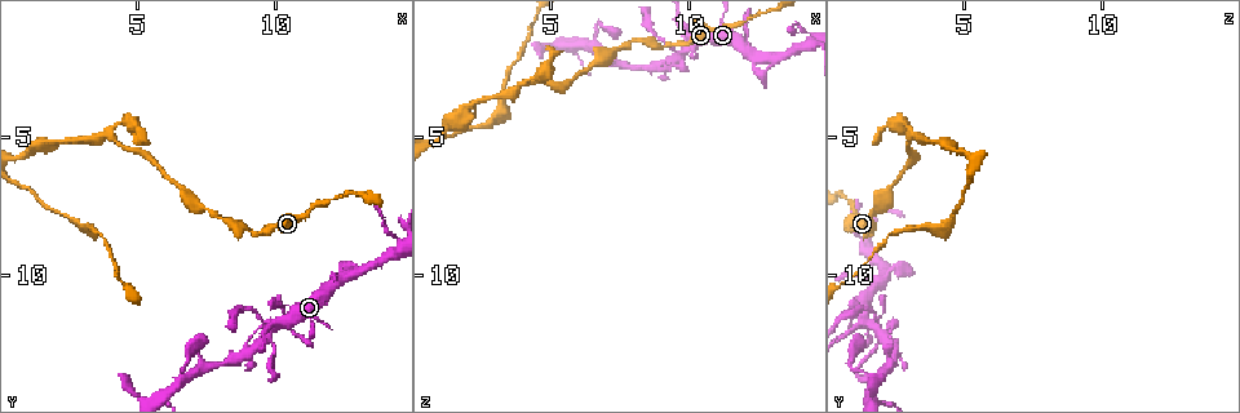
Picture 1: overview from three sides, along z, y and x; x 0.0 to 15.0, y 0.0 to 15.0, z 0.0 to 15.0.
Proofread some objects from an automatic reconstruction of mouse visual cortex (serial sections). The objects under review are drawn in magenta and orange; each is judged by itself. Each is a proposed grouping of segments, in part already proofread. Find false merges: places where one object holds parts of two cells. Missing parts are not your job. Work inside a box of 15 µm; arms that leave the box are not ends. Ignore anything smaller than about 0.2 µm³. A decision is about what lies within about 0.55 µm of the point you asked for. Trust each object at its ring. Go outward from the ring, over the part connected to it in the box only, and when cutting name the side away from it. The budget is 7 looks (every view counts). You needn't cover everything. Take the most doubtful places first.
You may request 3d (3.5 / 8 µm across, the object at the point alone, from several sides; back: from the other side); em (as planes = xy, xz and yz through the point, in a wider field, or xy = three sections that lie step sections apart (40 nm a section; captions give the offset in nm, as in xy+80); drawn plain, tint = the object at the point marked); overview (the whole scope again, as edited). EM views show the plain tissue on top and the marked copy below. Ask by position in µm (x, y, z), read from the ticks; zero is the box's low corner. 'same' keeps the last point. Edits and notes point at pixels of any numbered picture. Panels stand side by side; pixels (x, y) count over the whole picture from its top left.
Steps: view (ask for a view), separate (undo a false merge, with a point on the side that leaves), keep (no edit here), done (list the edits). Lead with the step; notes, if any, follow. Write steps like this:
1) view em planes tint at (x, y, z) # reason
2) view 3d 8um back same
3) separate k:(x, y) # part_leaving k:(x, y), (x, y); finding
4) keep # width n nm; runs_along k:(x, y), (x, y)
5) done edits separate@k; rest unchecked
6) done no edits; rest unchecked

view 3d 3.5um at (4.0, 5.0, 3.0) # branch point

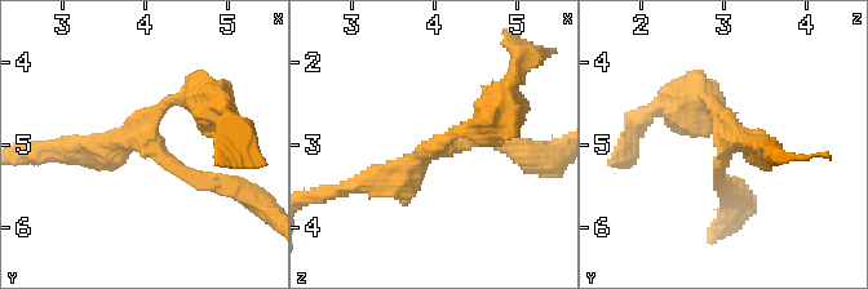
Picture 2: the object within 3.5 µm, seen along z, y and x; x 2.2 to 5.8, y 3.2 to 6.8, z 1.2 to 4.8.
view em planes tint at (4.05, 4.95, 3.00) # arms 3; arm_widths 150, 200, 300 nm; shape alone is not enough

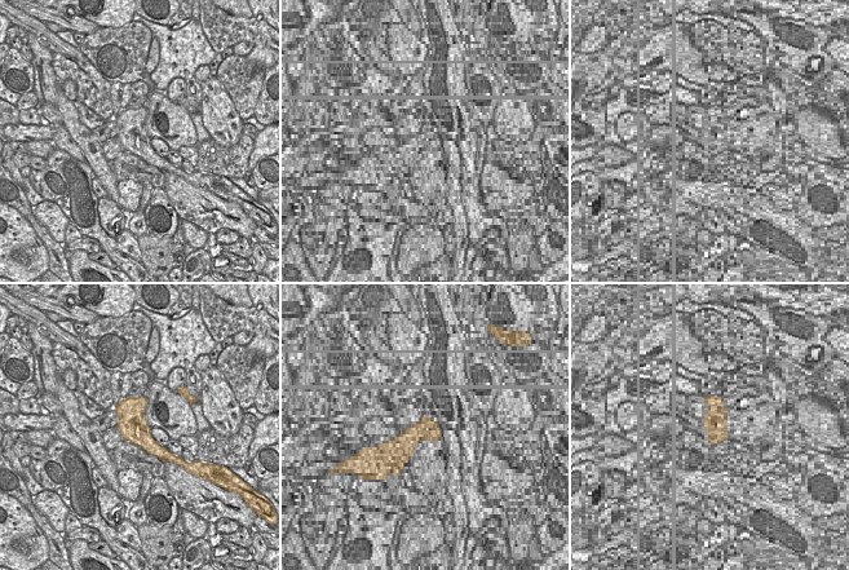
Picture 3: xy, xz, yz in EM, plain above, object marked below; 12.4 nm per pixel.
view em xy step 5 tint same

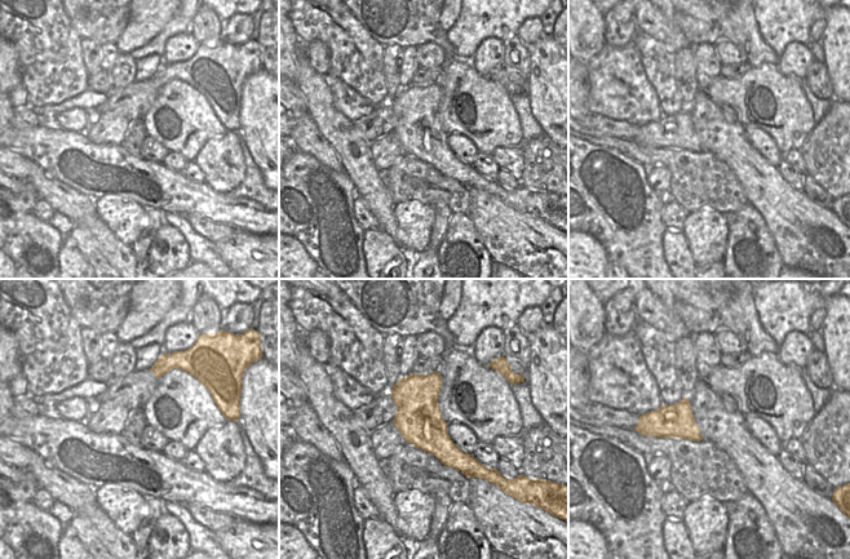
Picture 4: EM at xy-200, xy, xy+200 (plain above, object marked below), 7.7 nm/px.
keep # continuous, no second cell

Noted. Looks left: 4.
view 3d 3.5um at (1.8, 5.2, 4.1) # thick turns thin

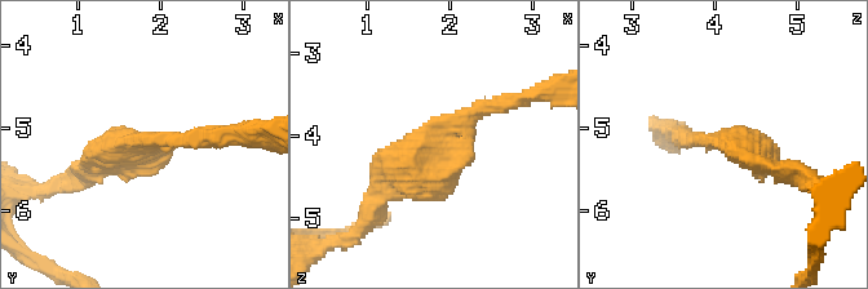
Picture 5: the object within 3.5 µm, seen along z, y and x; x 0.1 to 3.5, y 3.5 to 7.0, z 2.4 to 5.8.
view em xy step 2 tint at (1.75, 5.15, 3.95)

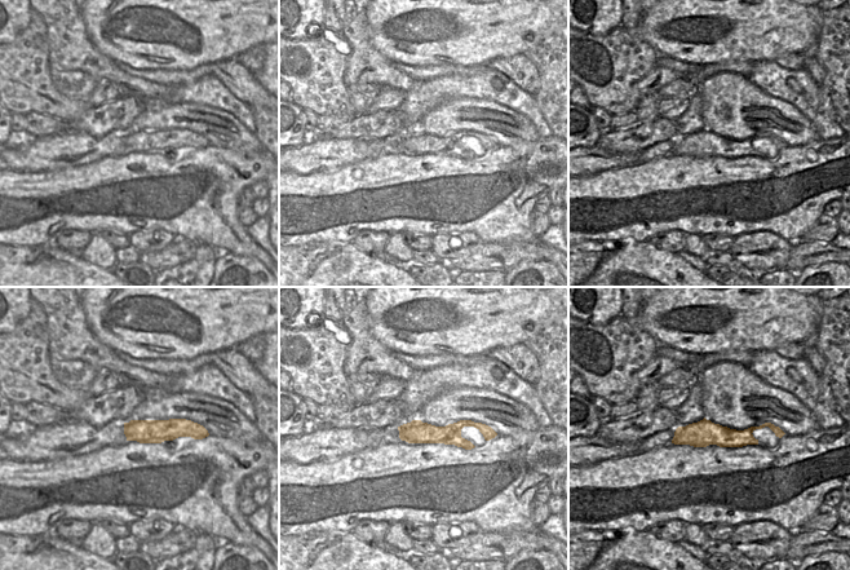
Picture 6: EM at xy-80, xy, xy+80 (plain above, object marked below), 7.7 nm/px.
keep # all the same cell

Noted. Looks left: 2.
view 3d 3.5um at (10.3, 11.9, 1.5) # side arm on a straight run

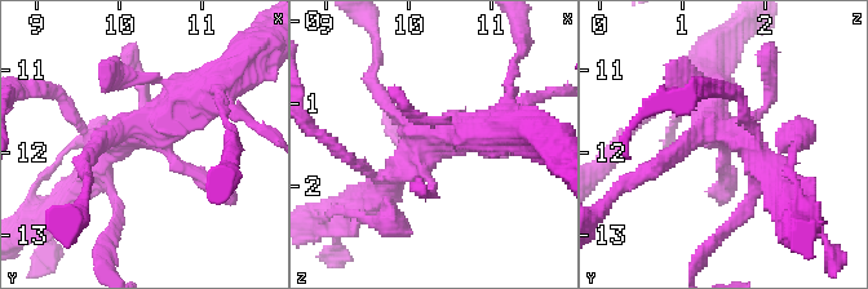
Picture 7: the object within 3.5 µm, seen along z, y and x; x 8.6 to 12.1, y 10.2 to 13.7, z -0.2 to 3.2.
view em xy step 3 tint at (10.25, 11.75, 1.55) # need the tissue

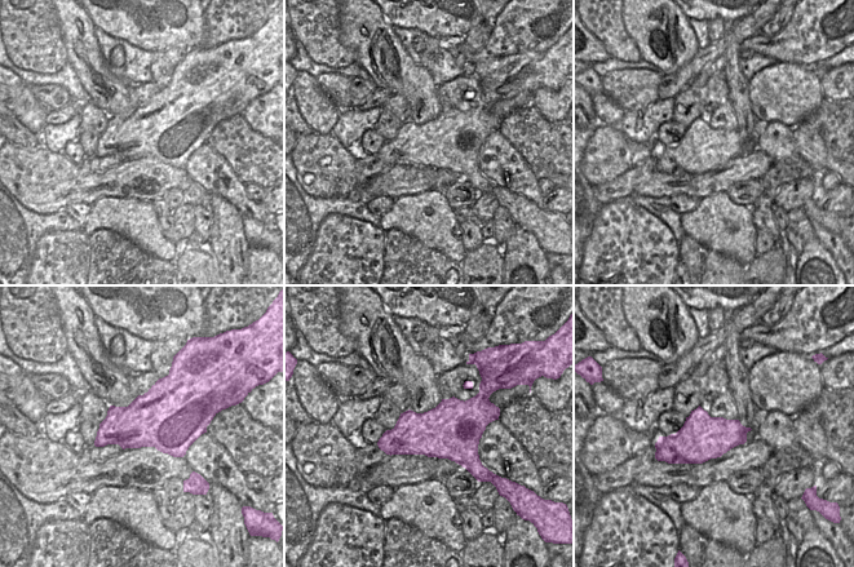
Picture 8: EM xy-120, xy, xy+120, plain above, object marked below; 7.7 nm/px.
keep # width 440 nm; runs_along 7:(207, 87), (88, 178); one cell here

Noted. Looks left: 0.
done no edits; rest unchecked

